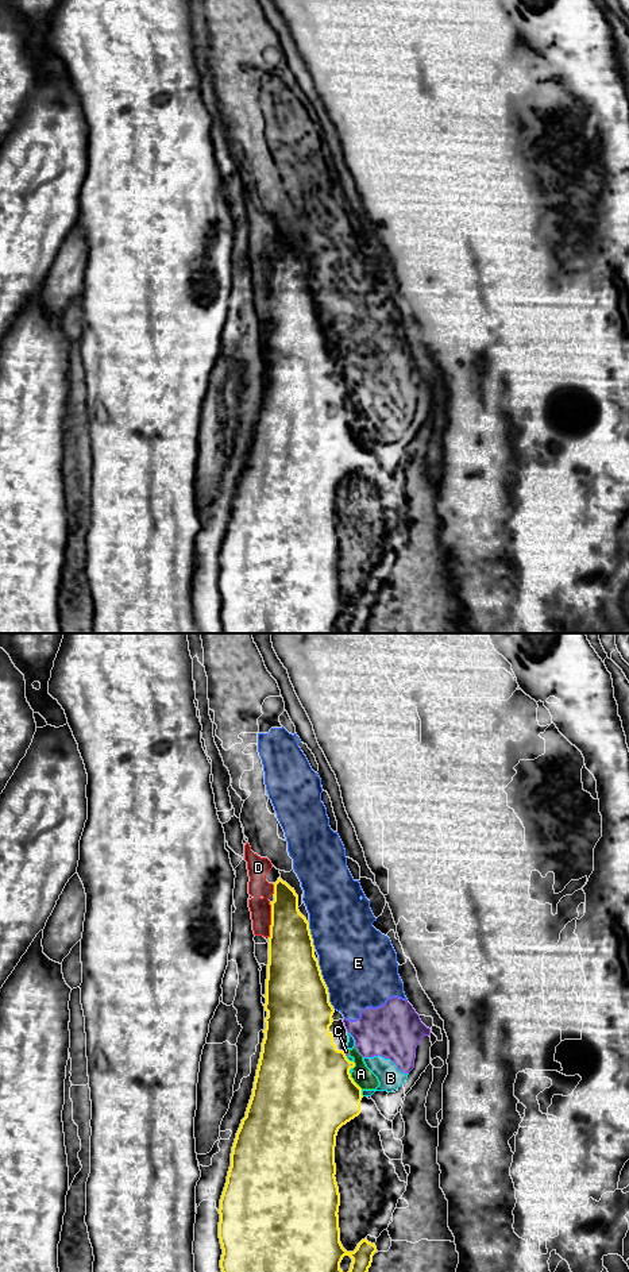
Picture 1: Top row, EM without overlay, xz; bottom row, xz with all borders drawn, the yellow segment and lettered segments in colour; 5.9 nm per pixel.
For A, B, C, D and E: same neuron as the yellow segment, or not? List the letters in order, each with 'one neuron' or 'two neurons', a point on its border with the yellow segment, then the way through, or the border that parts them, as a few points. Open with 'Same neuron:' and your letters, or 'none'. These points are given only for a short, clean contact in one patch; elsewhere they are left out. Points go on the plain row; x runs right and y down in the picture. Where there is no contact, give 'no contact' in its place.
Same neuron: none
A: two neurons; meets yellow in xz at (354, 434); border along xz (350, 426), (362, 440)
B: two neurons; meets yellow in xz at (361, 444)
C: two neurons; meets yellow in xz at (344, 405); border along xz (343, 403), (346, 408)
D: two neurons; meets yellow in xz at (271, 272)
E: two neurons; meets yellow in xz at (325, 336)

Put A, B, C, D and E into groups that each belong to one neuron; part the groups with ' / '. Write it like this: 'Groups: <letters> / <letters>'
Groups: A B C D E

